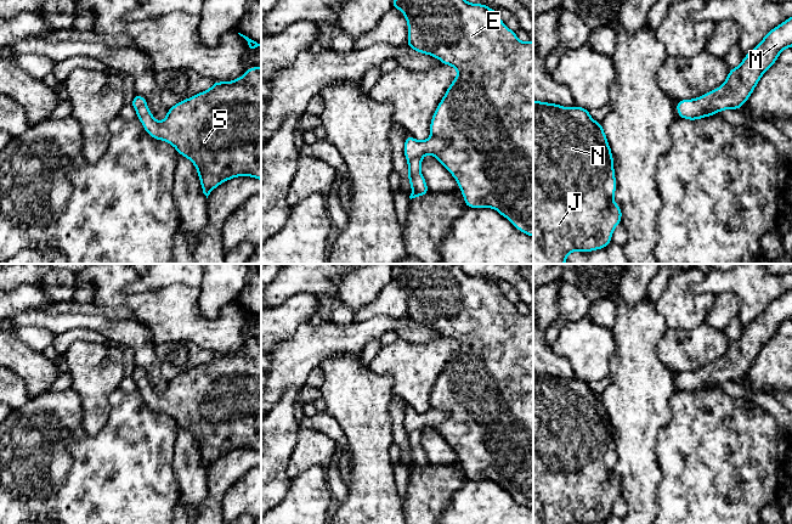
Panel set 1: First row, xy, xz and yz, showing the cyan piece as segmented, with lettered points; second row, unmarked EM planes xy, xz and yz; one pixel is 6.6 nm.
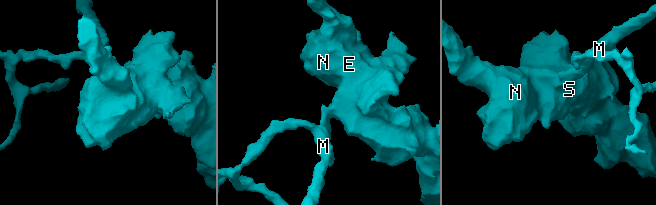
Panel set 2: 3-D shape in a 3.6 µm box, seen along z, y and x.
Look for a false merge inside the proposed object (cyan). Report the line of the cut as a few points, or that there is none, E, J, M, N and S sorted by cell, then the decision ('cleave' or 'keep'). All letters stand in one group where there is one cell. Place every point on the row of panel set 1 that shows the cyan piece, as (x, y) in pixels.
cut none; groups E J M N S; keep

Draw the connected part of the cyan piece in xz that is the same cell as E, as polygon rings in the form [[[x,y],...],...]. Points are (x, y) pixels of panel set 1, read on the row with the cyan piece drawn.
[[[392,0],[408,23],[407,45],[417,52],[434,56],[458,71],[439,103],[431,123],[431,135],[418,141],[405,139],[408,162],[409,198],[429,192],[422,175],[422,159],[432,154],[453,175],[468,208],[493,208],[520,232],[533,237],[533,41],[522,43],[504,26],[497,11],[465,0]]]

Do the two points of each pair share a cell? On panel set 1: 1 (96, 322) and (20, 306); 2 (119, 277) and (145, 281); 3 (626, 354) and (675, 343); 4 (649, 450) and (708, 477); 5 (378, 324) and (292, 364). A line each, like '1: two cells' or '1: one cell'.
1: one cell
2: two cells
3: two cells
4: two cells
5: one cell

